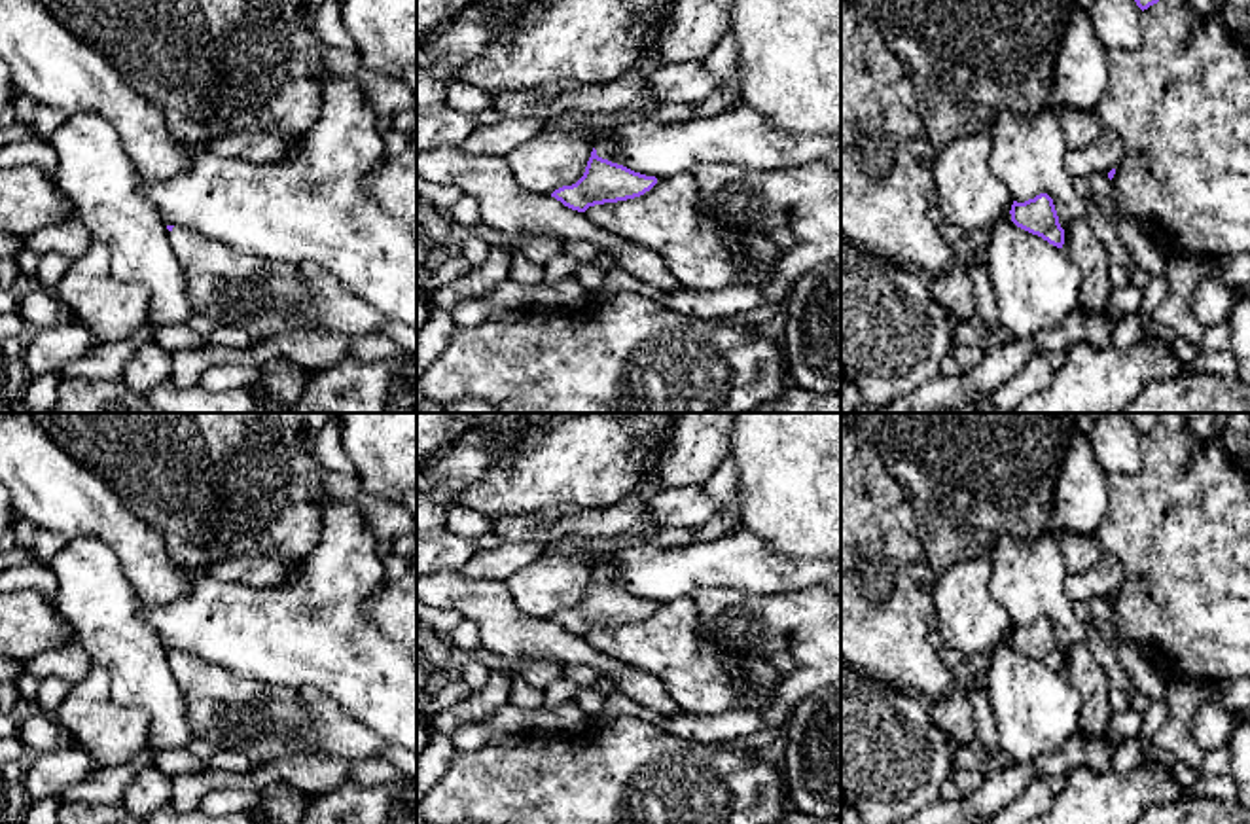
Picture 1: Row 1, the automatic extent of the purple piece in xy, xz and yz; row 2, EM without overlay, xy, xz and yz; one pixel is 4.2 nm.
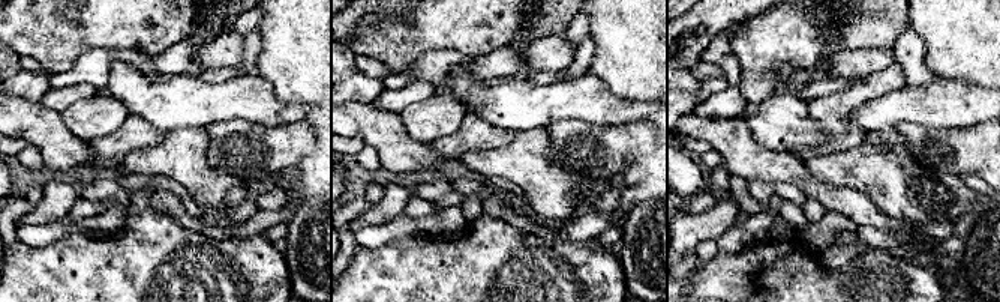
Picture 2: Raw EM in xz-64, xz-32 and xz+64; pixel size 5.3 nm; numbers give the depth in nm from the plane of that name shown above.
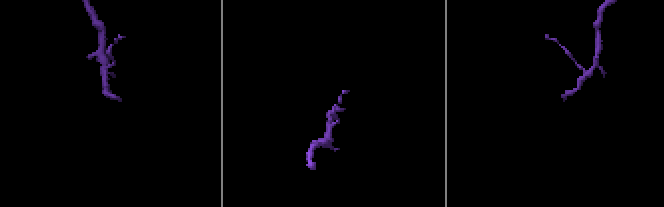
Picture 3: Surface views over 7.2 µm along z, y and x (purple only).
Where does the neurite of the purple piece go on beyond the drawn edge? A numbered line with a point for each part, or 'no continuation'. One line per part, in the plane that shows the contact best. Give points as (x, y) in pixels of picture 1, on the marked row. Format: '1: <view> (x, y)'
1: xz (605, 150)

